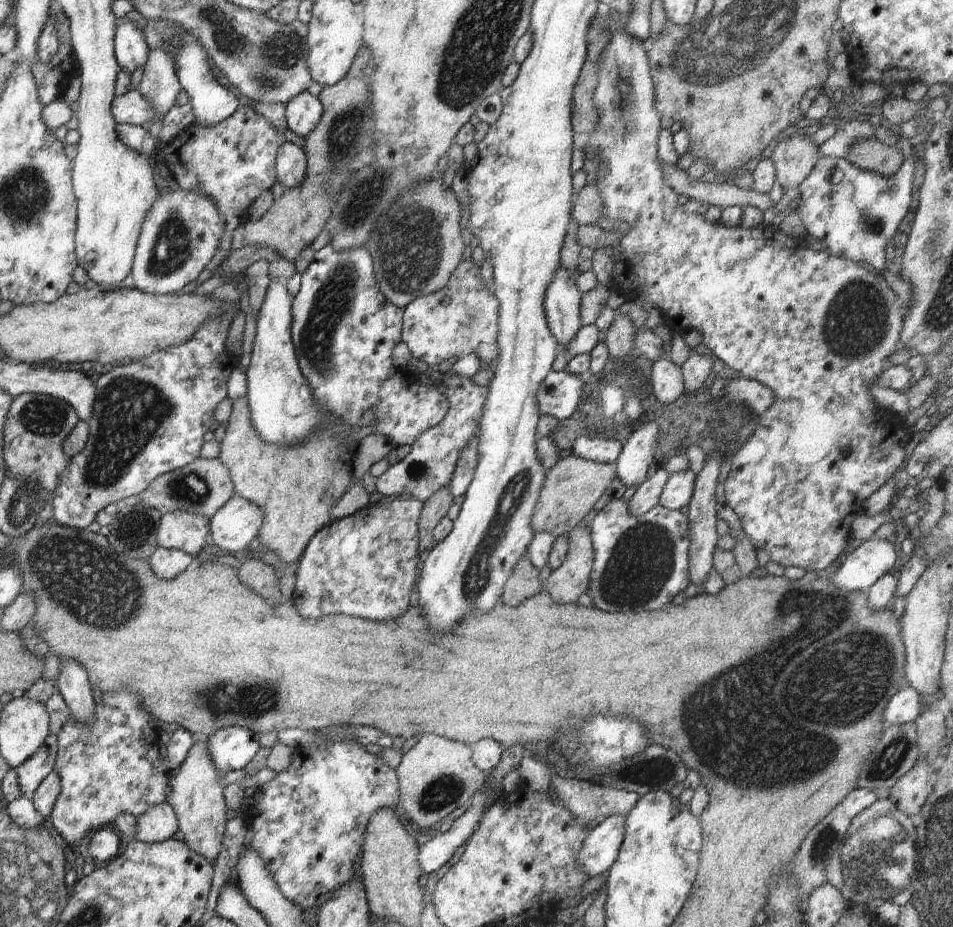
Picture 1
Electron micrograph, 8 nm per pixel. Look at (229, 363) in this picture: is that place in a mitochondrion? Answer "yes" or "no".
no

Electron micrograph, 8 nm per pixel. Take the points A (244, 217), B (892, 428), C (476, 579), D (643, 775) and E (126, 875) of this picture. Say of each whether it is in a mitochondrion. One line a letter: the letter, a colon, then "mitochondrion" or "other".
A: other
B: other
C: mitochondrion
D: mitochondrion
E: other

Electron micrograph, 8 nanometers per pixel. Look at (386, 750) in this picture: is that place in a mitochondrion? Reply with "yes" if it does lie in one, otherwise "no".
no

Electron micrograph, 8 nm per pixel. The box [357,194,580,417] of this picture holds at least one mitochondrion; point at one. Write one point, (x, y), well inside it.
(475, 313)

